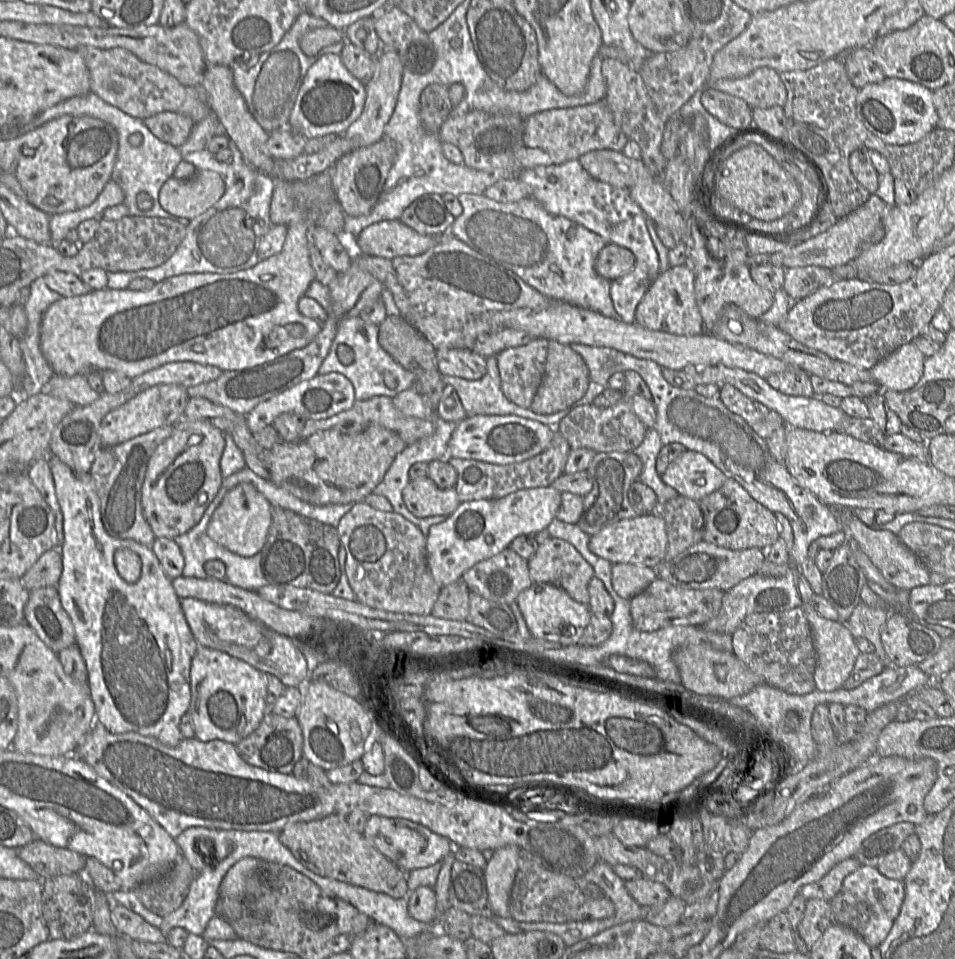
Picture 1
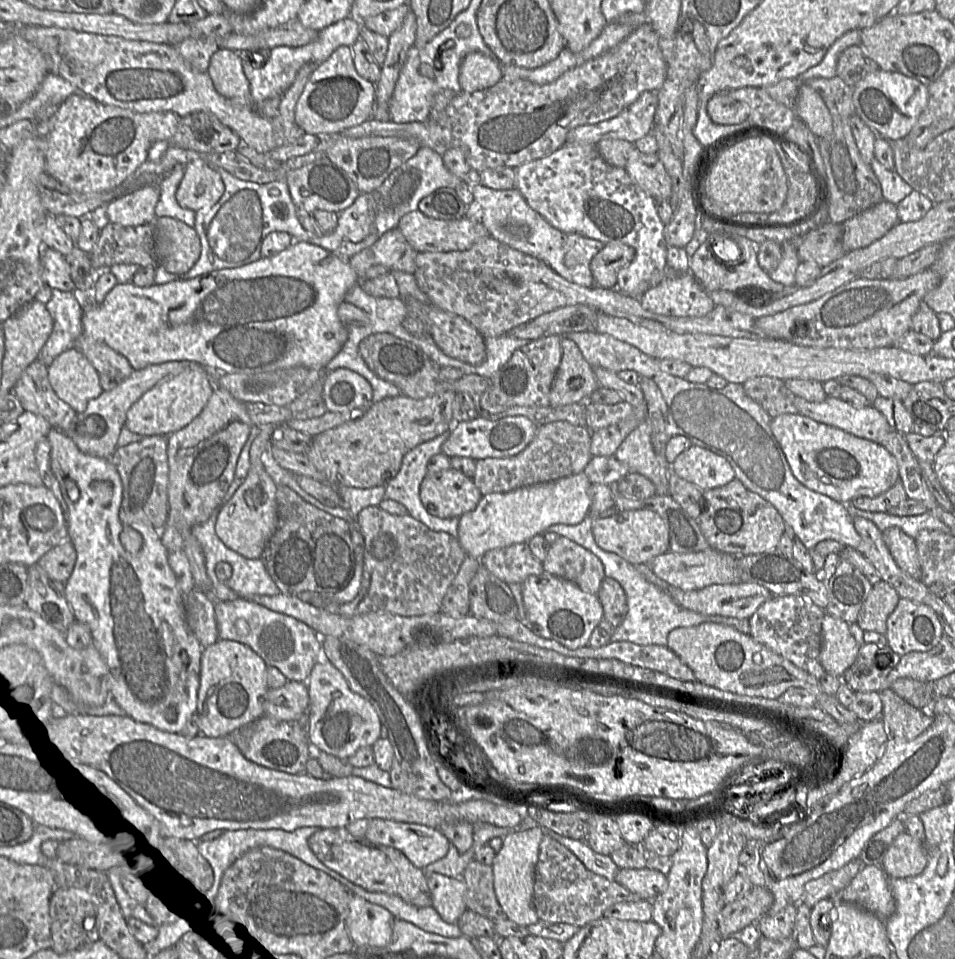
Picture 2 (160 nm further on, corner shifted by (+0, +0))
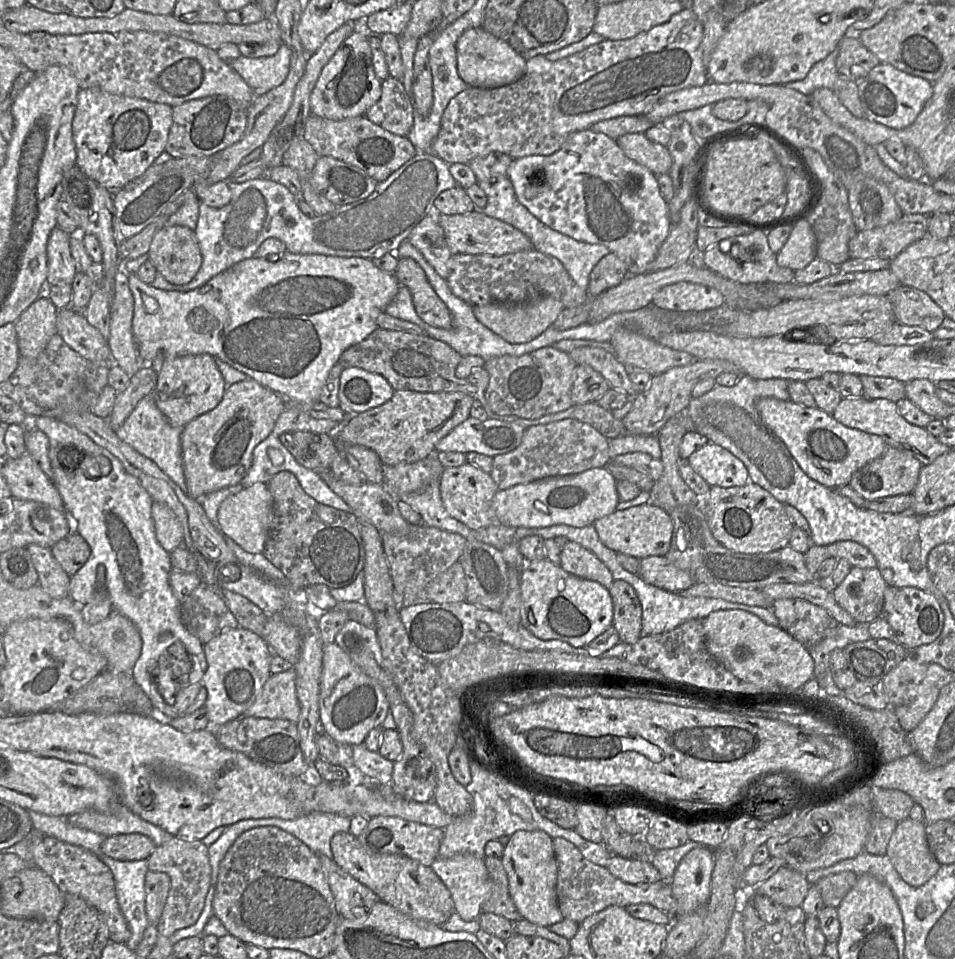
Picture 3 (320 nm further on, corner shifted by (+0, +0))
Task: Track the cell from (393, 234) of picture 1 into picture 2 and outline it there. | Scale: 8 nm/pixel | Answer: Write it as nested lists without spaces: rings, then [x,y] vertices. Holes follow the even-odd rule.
[[[418,210],[402,216],[397,229],[417,252],[464,251],[477,240],[489,236],[487,229],[479,222],[465,217],[438,220]]]

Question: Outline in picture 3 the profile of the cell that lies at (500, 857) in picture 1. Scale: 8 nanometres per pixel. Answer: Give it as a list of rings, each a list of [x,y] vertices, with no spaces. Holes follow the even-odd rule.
[[[520,830],[510,836],[501,857],[510,897],[522,919],[546,927],[564,919],[557,903],[558,867],[552,842],[553,839],[544,831]]]

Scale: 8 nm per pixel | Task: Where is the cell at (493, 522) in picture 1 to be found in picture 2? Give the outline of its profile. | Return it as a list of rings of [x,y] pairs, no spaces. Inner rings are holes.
[[[584,472],[560,478],[556,481],[515,489],[506,493],[484,495],[476,508],[459,518],[457,539],[467,556],[482,558],[487,552],[514,544],[527,543],[535,535],[546,533],[554,524],[576,525],[589,515],[591,482]]]

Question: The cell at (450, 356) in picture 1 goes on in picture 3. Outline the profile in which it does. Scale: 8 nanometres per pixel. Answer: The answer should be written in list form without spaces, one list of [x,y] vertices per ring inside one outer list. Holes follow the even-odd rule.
[[[399,258],[394,273],[400,286],[409,290],[416,313],[422,321],[436,328],[452,328],[451,312],[435,293],[424,270],[415,260]]]

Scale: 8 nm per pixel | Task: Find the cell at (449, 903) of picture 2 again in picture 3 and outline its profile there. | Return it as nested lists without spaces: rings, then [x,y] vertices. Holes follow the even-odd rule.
[[[461,853],[451,858],[437,857],[431,869],[449,890],[454,902],[454,913],[464,921],[478,919],[481,905],[488,898],[492,882],[484,858]]]

